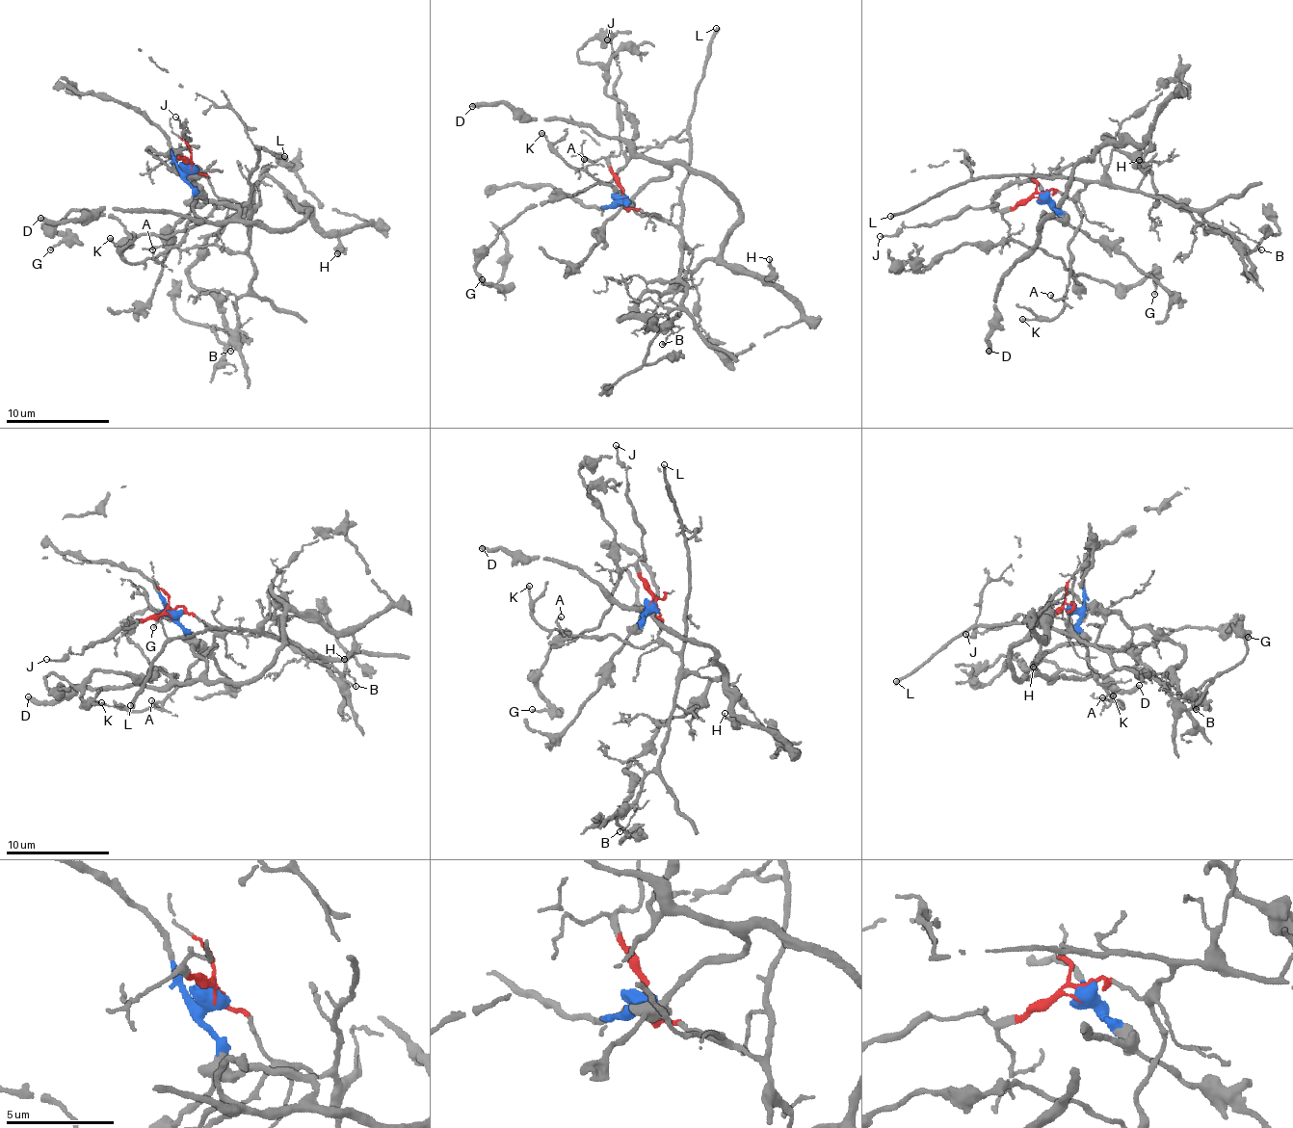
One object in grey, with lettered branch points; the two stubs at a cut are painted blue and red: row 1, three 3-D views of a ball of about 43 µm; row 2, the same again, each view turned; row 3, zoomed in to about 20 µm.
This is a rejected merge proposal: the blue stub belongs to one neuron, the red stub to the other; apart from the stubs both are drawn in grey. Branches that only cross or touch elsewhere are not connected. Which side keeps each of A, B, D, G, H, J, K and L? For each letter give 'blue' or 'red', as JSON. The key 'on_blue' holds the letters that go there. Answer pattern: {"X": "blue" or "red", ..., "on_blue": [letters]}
{"A": "red", "B": "red", "D": "blue", "G": "blue", "H": "blue", "J": "red", "K": "red", "L": "red", "on_blue": ["D", "G", "H"]}

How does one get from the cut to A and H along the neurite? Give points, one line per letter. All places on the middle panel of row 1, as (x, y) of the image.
A: (623, 195), (626, 207), (649, 213), (642, 215), (621, 192), (590, 174), (593, 163), (585, 159)
H: (623, 196), (619, 203), (686, 163), (714, 176), (737, 206), (722, 257), (771, 280), (769, 258)

